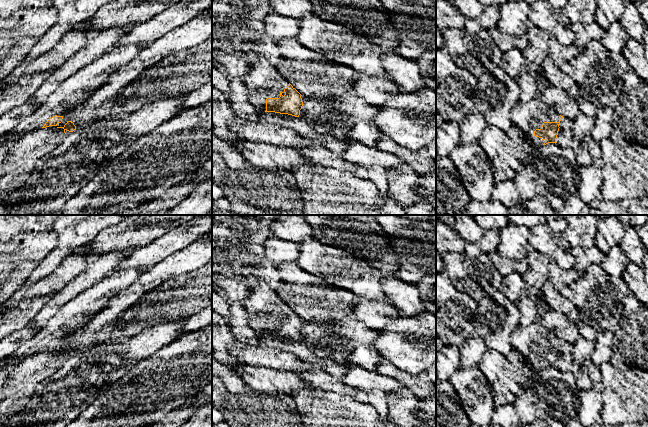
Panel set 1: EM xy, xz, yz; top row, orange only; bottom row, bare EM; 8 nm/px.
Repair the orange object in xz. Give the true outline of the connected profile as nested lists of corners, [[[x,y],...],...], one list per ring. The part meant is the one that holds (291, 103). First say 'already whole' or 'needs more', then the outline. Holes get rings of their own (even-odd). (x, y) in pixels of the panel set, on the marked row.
needs more; [[[289,83],[289,86],[280,92],[279,98],[266,99],[266,112],[261,112],[261,115],[271,124],[295,131],[311,145],[324,146],[338,156],[342,156],[351,141],[318,134],[312,126],[300,118],[300,110],[303,106],[301,96]]]

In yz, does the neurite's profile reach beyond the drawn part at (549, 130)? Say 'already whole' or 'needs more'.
needs more

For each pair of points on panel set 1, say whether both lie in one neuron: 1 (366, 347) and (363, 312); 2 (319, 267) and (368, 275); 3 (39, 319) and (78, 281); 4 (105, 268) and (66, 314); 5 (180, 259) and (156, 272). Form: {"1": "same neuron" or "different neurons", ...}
{"1": "different neurons", "2": "same neuron", "3": "same neuron", "4": "different neurons", "5": "same neuron"}

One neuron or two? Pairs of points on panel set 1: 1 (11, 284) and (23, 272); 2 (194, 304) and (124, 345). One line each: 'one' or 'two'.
1: one
2: two

